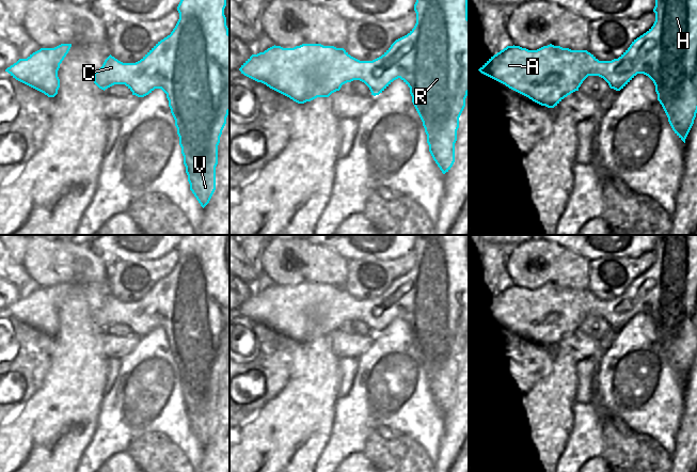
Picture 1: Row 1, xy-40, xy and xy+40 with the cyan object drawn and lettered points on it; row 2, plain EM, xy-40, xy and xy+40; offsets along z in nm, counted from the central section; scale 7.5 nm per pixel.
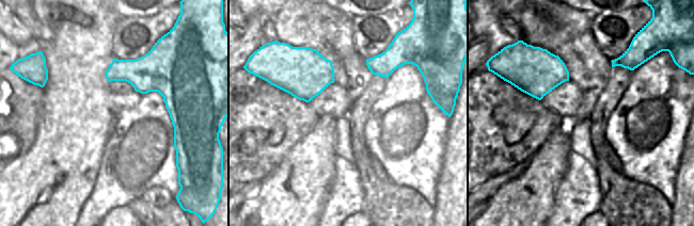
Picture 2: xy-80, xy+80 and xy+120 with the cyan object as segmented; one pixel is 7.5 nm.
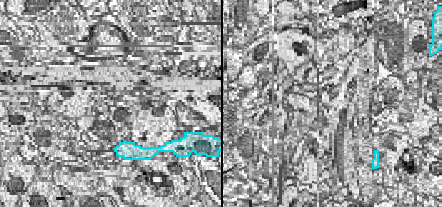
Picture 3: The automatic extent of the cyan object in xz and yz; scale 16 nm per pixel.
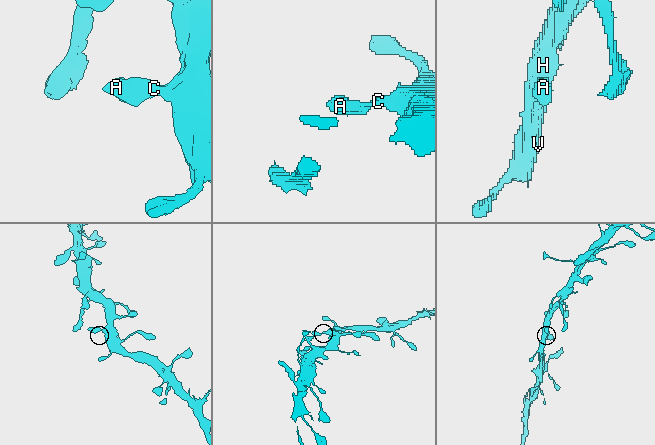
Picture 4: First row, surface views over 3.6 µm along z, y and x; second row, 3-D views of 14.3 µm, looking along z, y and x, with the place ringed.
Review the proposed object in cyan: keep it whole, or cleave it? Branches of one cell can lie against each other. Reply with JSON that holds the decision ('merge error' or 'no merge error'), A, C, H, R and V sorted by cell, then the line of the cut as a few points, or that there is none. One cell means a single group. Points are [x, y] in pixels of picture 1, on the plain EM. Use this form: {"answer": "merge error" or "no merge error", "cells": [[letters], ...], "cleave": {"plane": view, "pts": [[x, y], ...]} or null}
{"answer": "no merge error", "cells": [["A", "C", "H", "R", "V"]], "cleave": null}

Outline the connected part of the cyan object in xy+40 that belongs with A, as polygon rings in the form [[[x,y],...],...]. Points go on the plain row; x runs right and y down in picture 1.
[[[655,235],[653,251],[655,252],[653,265],[634,279],[618,298],[599,300],[587,289],[571,289],[552,283],[537,289],[528,289],[513,284],[507,285],[491,296],[478,310],[548,347],[554,347],[565,336],[579,330],[588,315],[599,315],[608,322],[611,328],[620,330],[637,313],[644,313],[653,320],[658,340],[662,344],[672,369],[685,382],[697,352],[697,235]]]

